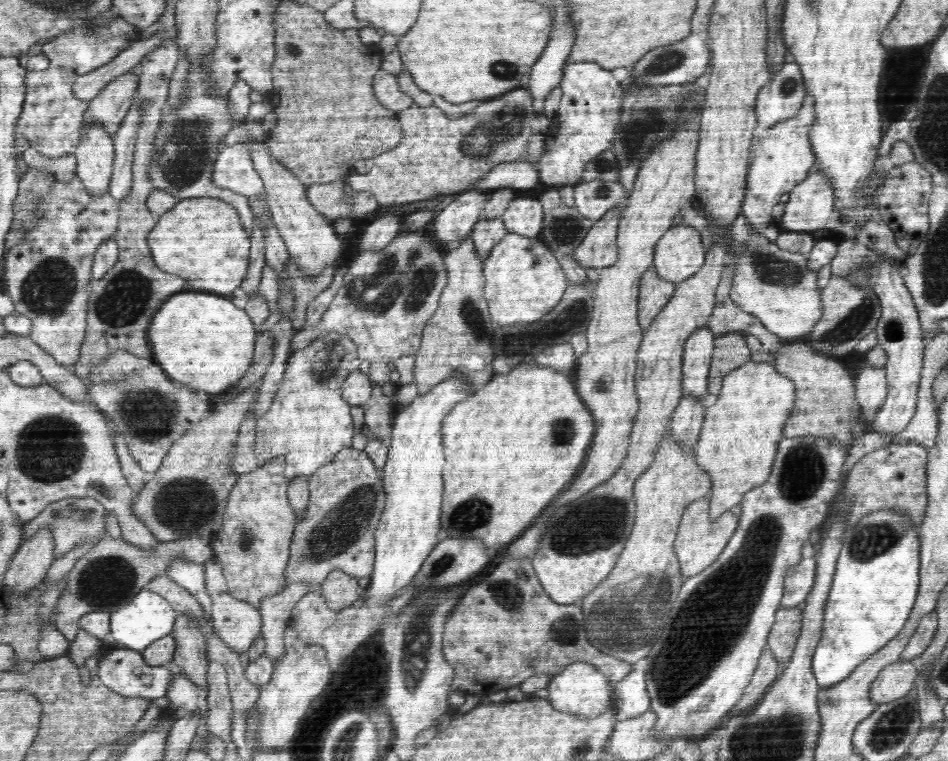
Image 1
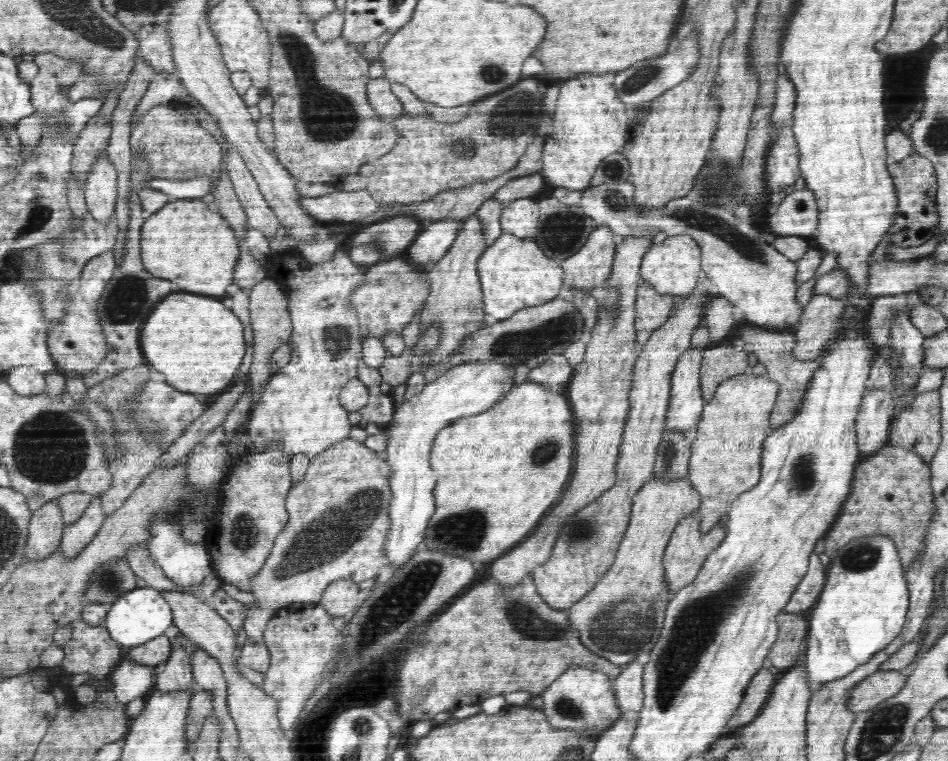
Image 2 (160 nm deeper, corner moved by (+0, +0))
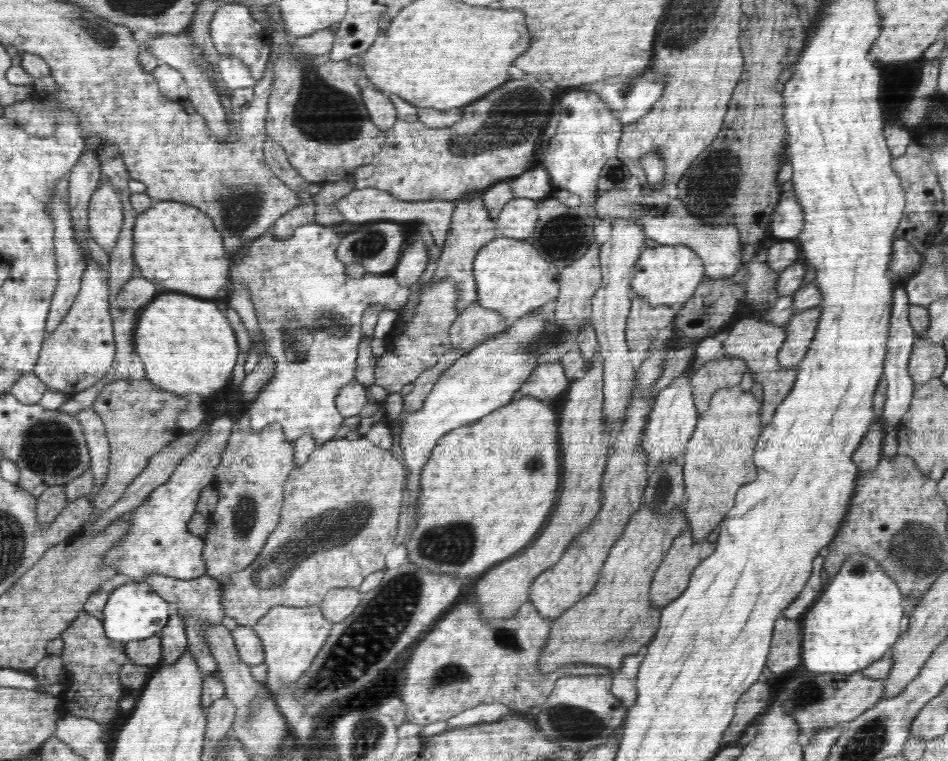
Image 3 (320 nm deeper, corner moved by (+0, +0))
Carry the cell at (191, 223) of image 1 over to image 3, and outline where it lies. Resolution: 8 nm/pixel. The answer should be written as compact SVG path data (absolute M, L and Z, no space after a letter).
M155 201L148 210L139 213L135 222L133 238L135 241L134 265L140 266L140 272L144 278L150 282L159 283L164 290L196 294L200 298L212 298L218 294L222 286L228 283L230 262L218 262L220 256L228 256L228 254L224 254L226 247L222 246L222 234L218 230L214 230L212 220L195 206L176 201Z

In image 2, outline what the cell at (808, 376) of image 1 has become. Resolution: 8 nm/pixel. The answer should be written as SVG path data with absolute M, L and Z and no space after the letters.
M743 324L737 327L732 336L738 346L747 352L752 352L764 368L770 374L770 377L779 383L779 396L775 402L774 409L771 410L770 423L772 428L782 426L784 422L792 420L796 416L796 410L799 411L802 399L808 383L816 369L819 369L819 361L809 361L808 359L796 359L794 357L794 348L797 344L793 333L773 333L769 330L760 330L759 327L751 324Z

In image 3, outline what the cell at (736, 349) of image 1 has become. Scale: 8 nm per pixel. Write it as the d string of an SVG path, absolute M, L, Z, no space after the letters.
M719 356L703 363L691 376L691 387L695 409L699 414L708 410L708 406L716 390L731 387L742 382L747 364L742 358Z

